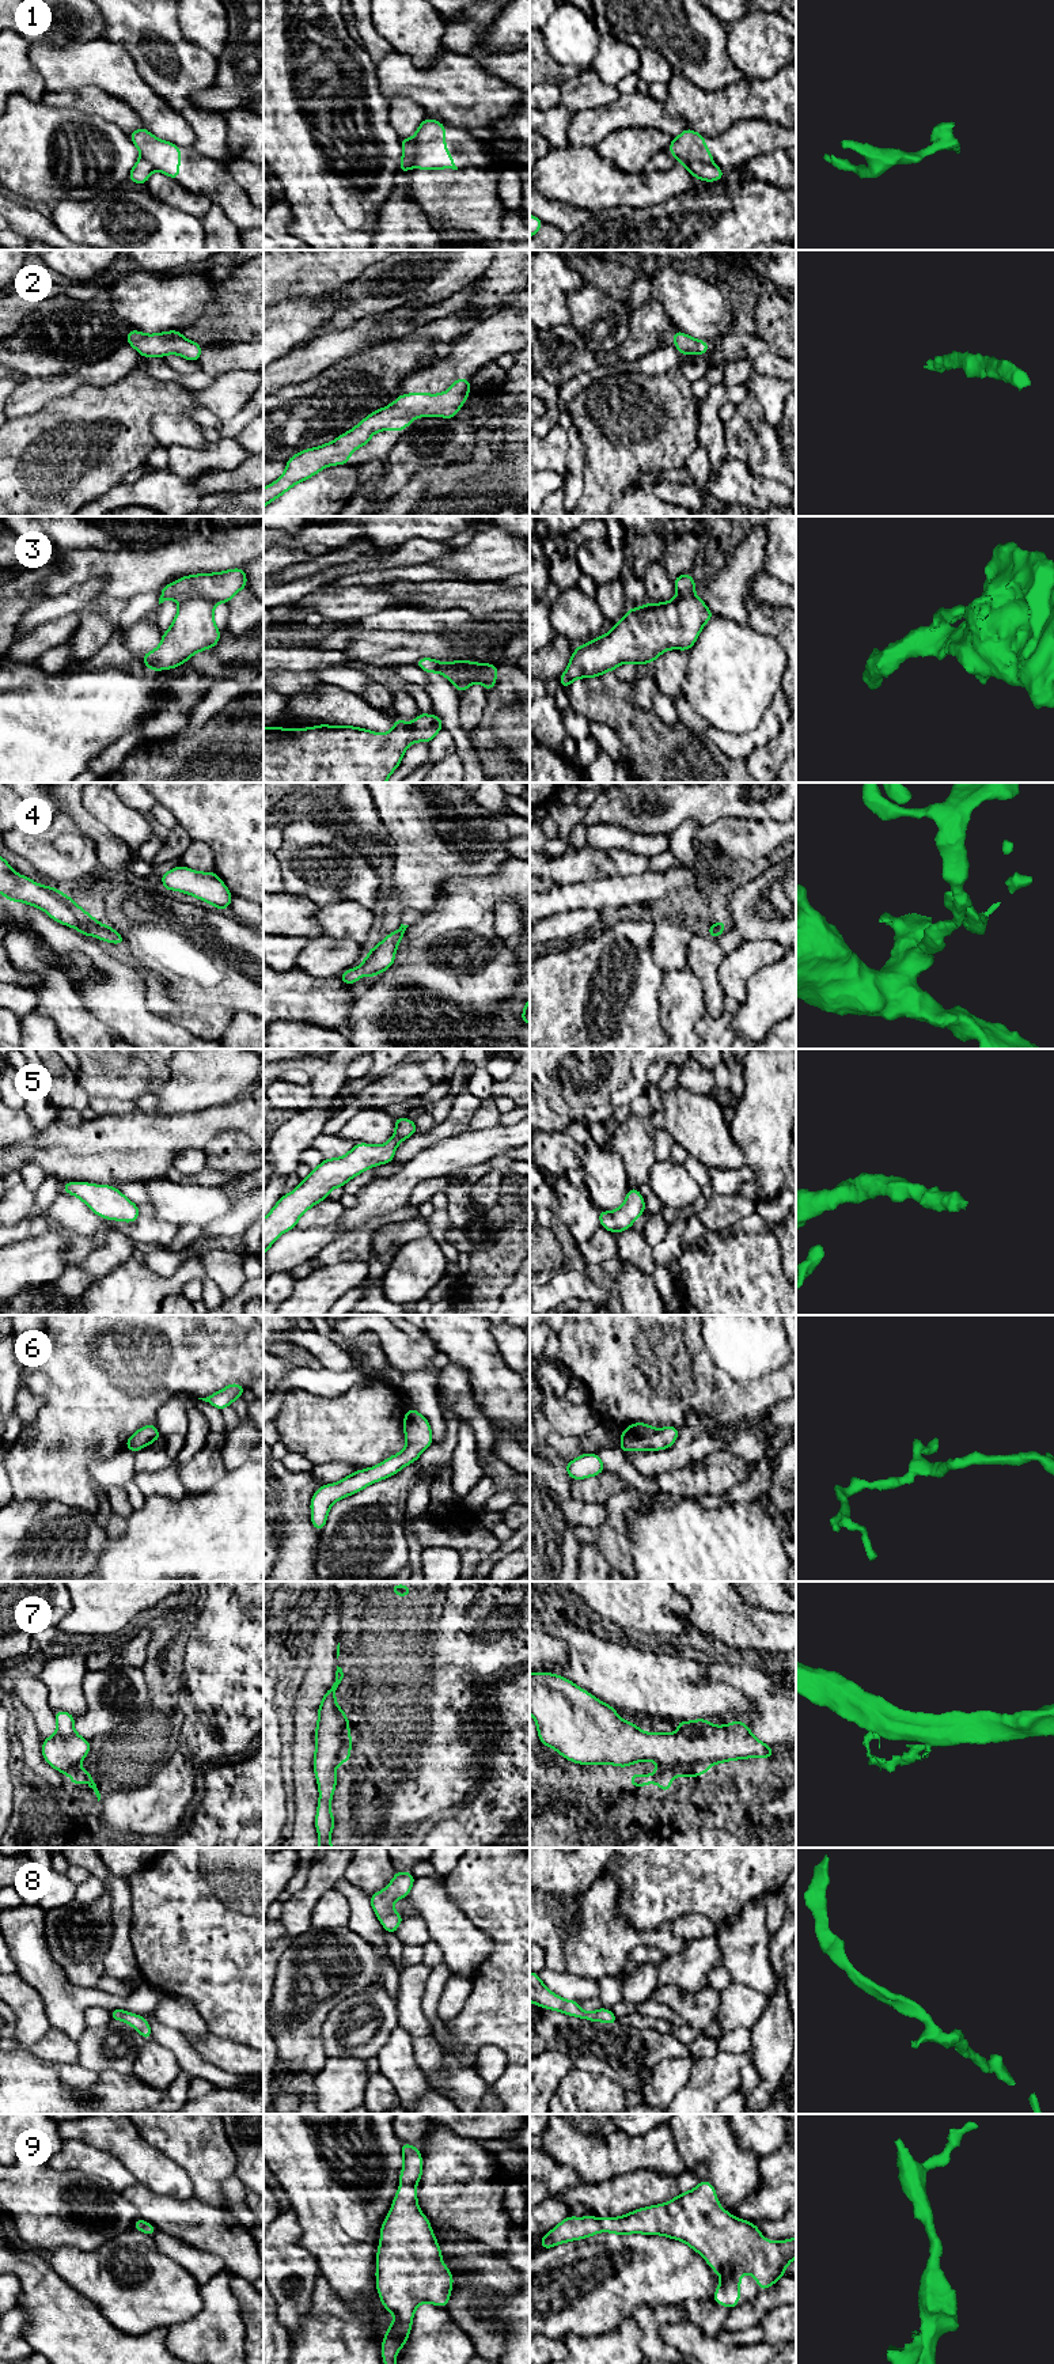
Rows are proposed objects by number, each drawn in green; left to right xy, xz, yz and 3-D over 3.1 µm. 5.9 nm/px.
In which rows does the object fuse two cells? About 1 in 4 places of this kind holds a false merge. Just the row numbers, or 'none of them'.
1, 7

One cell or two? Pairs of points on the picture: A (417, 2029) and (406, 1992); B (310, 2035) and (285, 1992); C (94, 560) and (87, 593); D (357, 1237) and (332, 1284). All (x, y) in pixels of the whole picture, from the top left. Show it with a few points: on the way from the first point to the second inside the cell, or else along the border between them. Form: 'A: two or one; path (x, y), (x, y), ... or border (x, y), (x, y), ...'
A: one; path (412, 2019), (409, 2001)
B: one; path (303, 2025), (296, 2003)
C: two; border (106, 582), (88, 579), (61, 595)
D: two; border (366, 1261), (340, 1261), (319, 1266)

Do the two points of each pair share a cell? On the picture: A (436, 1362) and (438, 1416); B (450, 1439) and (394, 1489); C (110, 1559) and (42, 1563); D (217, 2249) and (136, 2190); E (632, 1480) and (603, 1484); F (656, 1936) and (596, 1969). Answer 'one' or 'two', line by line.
A: one
B: two
C: two
D: one
E: two
F: one

